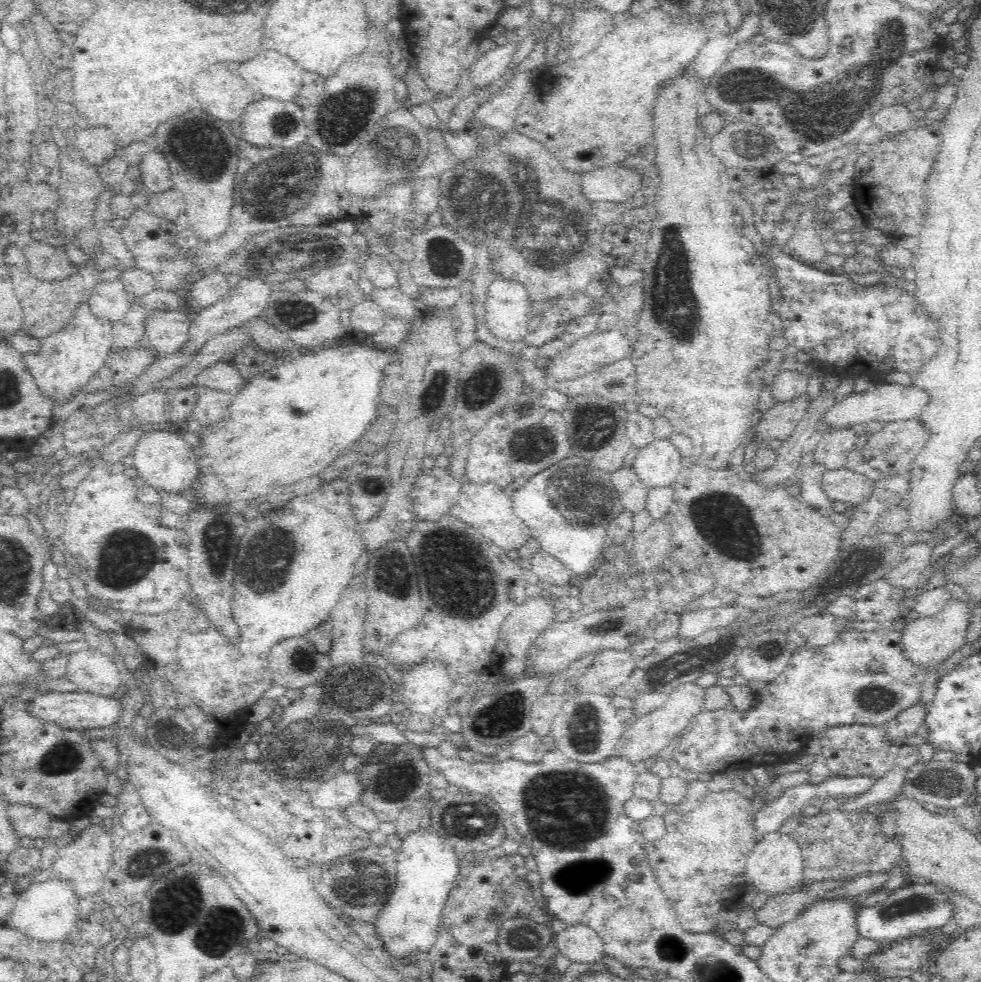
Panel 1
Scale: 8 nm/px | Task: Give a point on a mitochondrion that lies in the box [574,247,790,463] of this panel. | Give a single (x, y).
(594, 421)

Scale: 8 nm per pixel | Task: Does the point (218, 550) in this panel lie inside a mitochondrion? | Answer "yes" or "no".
yes

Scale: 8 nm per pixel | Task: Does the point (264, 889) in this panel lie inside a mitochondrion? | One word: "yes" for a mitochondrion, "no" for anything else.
no

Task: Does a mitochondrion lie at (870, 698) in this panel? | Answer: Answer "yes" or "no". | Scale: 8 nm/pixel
yes

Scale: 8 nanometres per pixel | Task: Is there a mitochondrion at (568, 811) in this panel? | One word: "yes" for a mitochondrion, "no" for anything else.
yes

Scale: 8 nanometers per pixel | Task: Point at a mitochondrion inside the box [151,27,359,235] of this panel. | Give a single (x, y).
(266, 191)

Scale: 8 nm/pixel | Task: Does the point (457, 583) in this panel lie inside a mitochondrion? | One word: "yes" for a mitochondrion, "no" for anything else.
yes

